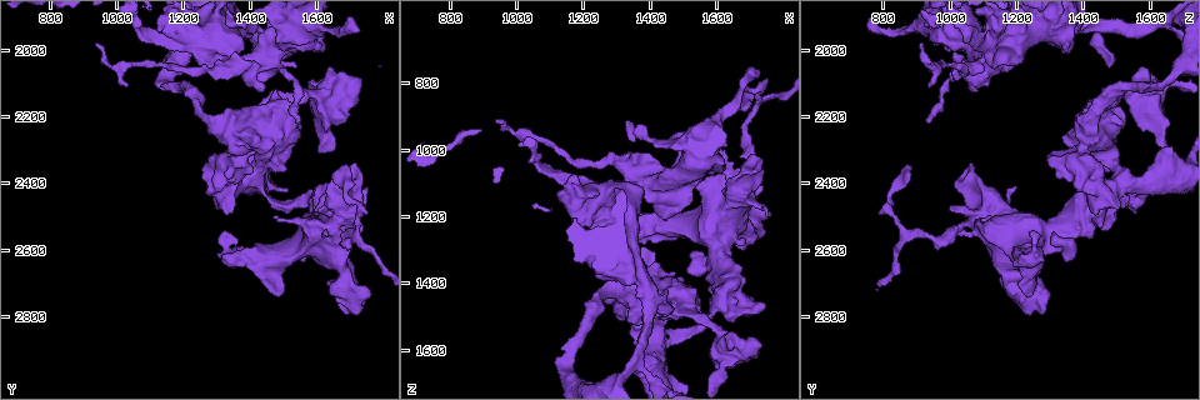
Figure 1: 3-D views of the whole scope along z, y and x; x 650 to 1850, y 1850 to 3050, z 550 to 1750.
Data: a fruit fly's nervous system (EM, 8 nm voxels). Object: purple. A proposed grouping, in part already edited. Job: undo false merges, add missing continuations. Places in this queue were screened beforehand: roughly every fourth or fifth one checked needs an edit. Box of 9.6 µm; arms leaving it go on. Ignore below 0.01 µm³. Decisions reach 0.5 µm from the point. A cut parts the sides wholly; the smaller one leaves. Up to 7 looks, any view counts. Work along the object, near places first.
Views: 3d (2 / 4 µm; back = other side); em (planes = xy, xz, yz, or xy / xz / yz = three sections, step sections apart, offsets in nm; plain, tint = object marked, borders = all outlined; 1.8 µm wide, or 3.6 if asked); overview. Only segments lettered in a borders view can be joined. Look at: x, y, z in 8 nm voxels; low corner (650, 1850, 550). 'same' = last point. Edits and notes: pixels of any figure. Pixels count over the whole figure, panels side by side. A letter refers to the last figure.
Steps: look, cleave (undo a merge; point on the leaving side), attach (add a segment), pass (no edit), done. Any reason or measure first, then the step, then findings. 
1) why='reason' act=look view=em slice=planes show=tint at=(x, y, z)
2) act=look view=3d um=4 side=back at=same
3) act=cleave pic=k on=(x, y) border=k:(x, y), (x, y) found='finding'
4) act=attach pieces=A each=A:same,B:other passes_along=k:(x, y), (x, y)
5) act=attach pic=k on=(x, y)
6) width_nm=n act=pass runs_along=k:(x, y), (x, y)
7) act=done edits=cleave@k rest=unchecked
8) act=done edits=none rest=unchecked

why='touches itself' act=look view=3d um=4 at=(1410, 2410, 1550)

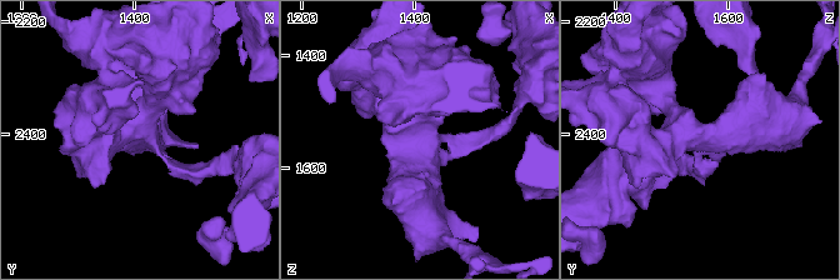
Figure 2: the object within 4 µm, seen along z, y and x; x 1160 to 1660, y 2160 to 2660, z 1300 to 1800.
arms=4 why='shape alone is not enough' act=look view=em um=3.6 slice=planes show=borders at=(1400, 2405, 1560)

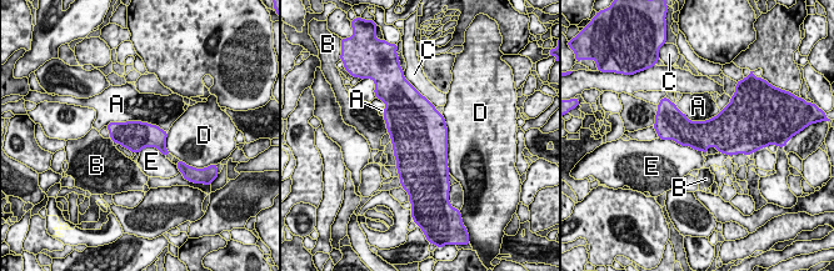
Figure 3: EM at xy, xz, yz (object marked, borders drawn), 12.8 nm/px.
act=pass each=A:other,B:other,C:other,D:other,E:other found='one neuron here'

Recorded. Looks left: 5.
why='sharp bend' act=look view=3d um=4 side=back at=(1400, 2040, 1100)

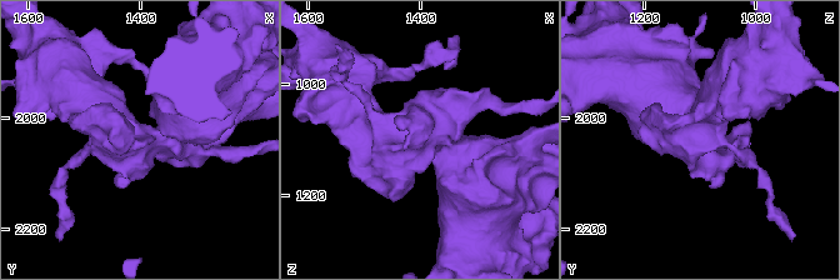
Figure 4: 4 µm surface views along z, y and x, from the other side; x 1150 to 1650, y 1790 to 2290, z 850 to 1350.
why='shape alone is not enough' act=look view=em slice=planes show=tint at=(1390, 2045, 1100)

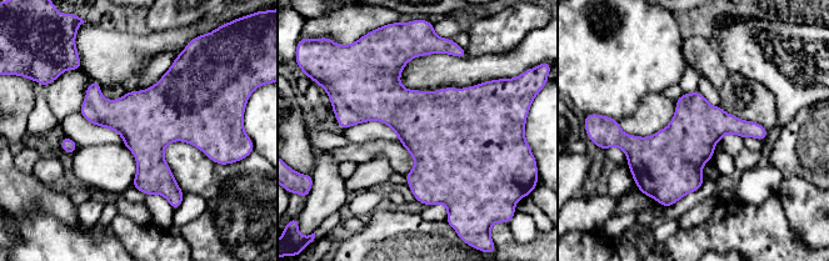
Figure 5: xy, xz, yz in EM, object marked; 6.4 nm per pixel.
why='what lies round it' act=look view=em slice=planes show=borders at=same

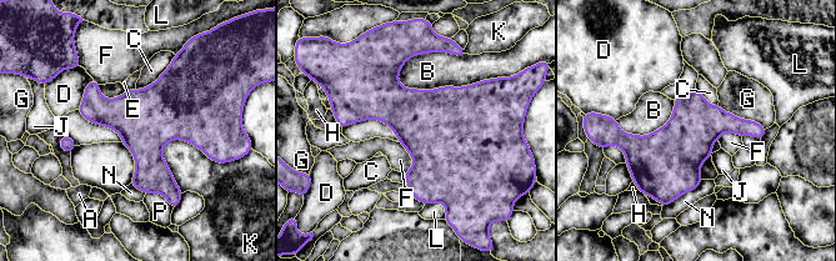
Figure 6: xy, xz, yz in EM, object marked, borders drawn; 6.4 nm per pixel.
width_nm=360 longest_contact=B:550nm act=pass each=A:other,B:other,C:other,D:other,E:other,F:other,G:other,H:other,J:other,K:other,L:other,N:other,P:other found='one neuron here'

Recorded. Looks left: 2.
why='thin end' act=look view=3d um=4 at=(940, 1980, 910)

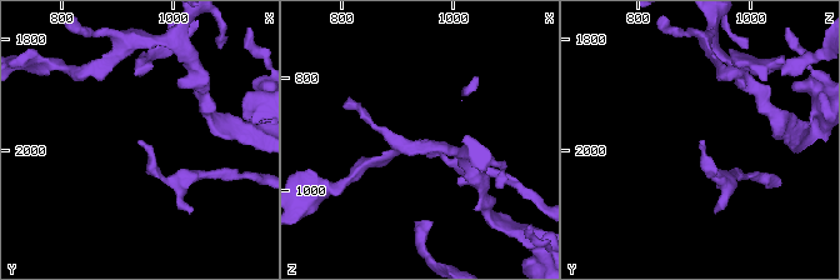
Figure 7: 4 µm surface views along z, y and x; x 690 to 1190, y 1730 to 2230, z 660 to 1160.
why='now the EM' act=look view=em um=3.6 slice=xy step=4 show=borders at=(945, 1980, 915)

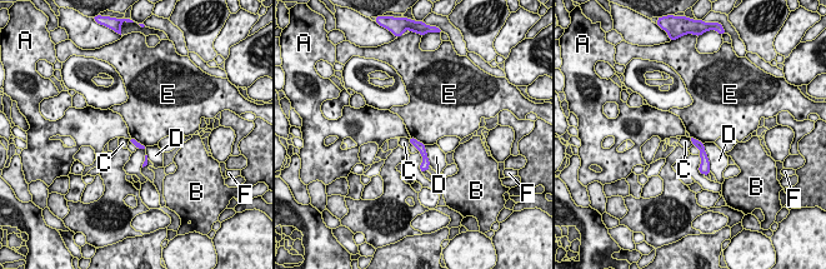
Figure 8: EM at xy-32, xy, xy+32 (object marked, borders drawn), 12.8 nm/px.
act=pass each=A:other,B:other,C:other,D:other,E:other,F:other runs_along=8:(695, 143), (702, 152), (706, 172) found='none of them fits'

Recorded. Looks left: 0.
act=done edits=none rest=unchecked

